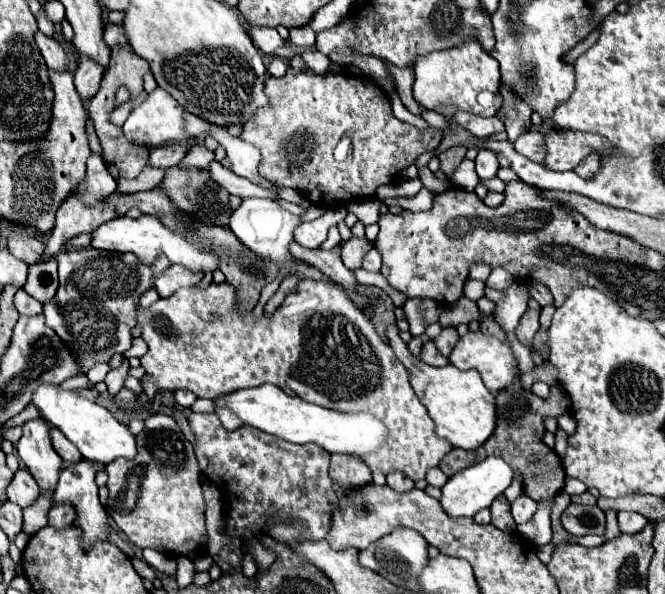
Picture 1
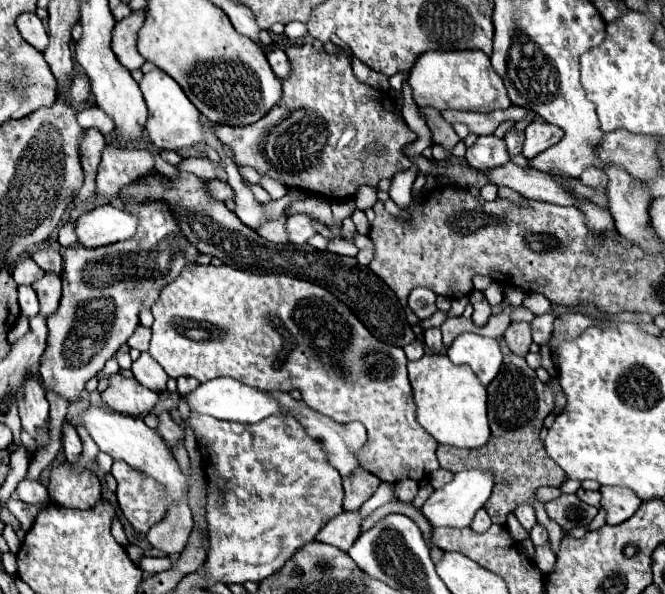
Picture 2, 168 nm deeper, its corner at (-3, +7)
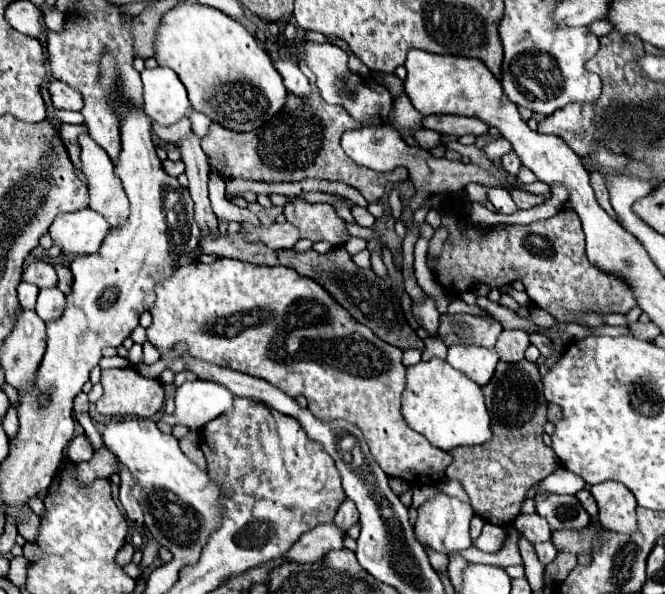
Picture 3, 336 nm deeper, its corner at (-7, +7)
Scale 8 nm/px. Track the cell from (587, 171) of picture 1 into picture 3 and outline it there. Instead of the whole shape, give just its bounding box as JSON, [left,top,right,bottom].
[590,172,618,220]

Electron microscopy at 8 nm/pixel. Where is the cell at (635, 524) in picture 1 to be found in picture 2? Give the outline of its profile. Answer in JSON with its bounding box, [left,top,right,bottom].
[602,486,642,524]

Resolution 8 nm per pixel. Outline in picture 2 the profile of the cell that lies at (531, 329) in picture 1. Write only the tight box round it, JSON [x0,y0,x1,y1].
[504,322,532,356]

